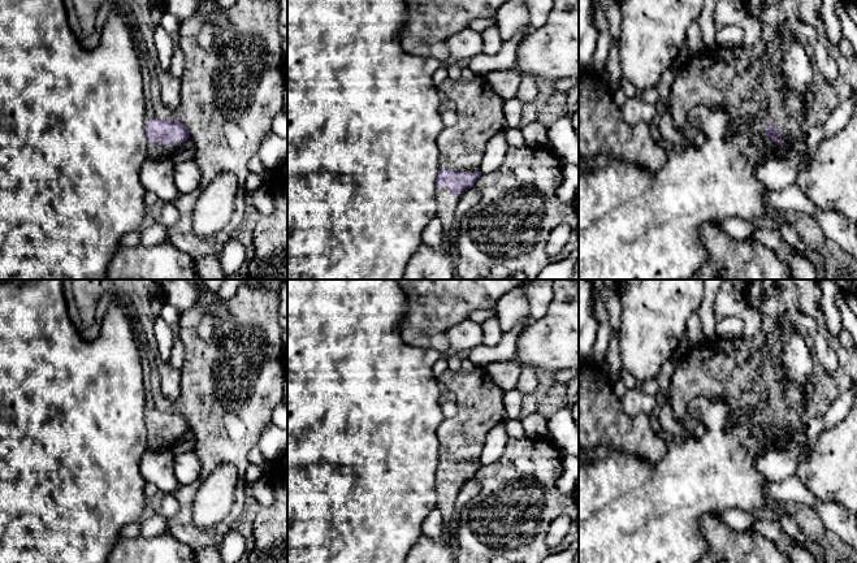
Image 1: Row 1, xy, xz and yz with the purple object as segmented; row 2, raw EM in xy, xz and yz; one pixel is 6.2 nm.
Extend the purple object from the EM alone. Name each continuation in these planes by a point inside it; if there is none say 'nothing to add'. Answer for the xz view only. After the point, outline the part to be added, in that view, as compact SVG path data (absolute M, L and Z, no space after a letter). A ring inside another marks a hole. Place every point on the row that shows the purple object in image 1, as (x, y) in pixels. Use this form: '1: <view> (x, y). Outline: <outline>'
1: xz (480, 111). Outline: M485 75L472 81L446 78L437 88L442 99L455 104L458 120L436 138L443 170L475 173L490 139L505 129L503 103Z
2: xz (446, 203). Outline: M446 183L436 191L437 215L442 222L443 233L450 233L455 228L455 208L458 204L458 195L453 195Z

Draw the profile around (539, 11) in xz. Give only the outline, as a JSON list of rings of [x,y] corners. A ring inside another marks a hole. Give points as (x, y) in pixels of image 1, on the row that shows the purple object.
[[[525,0],[529,12],[531,29],[538,29],[545,25],[553,8],[553,0]]]

